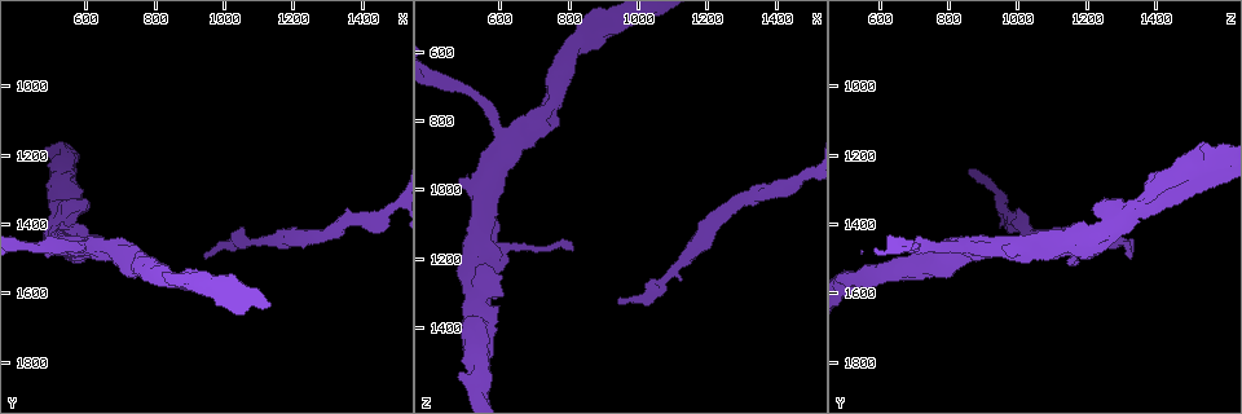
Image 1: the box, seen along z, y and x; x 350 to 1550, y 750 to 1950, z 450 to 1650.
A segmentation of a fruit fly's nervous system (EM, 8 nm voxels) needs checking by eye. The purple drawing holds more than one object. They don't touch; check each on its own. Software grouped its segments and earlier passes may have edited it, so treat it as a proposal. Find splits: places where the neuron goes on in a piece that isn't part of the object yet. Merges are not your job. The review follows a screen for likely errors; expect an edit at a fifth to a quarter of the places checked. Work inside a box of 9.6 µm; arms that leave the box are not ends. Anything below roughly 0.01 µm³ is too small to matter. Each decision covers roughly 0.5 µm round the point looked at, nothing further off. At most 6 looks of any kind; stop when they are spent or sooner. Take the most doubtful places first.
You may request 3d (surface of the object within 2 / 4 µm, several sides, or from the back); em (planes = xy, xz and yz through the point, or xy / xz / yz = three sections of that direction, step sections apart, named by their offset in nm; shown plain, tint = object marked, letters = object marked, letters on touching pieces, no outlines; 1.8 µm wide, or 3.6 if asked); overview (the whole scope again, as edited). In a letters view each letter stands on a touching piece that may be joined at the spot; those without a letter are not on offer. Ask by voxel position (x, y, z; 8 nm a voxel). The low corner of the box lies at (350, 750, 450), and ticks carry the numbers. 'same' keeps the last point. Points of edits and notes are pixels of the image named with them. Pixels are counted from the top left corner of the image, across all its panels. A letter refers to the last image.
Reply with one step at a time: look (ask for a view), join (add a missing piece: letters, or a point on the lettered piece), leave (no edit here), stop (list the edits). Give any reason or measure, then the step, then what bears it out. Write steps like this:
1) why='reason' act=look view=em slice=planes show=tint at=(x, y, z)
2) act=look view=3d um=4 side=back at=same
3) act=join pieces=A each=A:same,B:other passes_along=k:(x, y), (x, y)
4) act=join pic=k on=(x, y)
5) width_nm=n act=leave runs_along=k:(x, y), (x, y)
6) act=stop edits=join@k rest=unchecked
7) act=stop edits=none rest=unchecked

why='branch stops here' act=look view=em slice=xz step=4 show=tint at=(940, 1480, 1320)

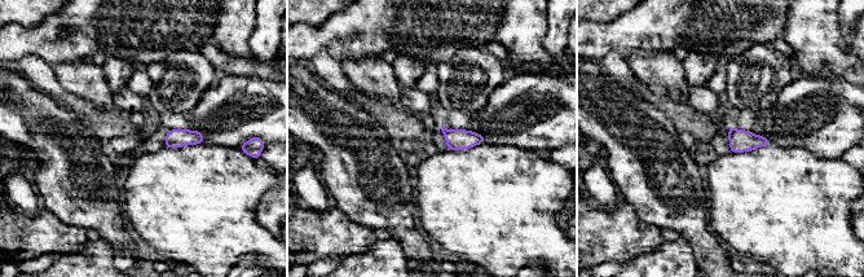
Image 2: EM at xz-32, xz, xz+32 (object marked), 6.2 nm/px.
act=look view=em slice=planes show=letters at=same

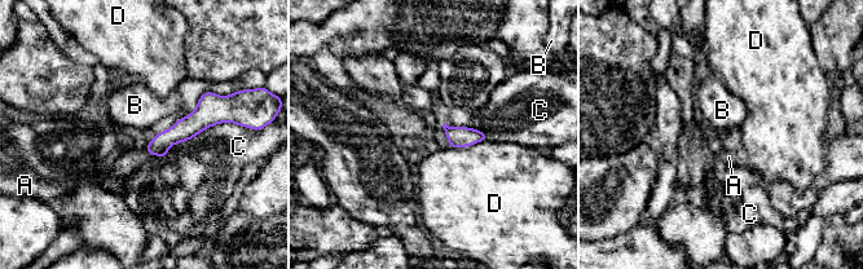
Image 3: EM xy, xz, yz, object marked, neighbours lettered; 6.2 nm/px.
act=join pieces=A each=A:same,B:other,C:other,D:other found='it goes on there'

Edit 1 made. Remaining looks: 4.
why='an open end' act=look view=3d um=2 at=(480, 1480, 970)

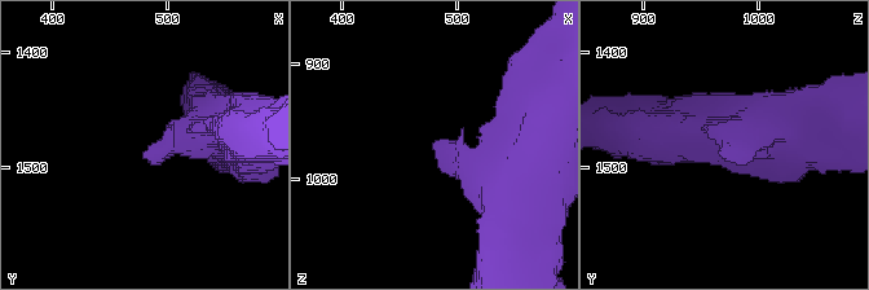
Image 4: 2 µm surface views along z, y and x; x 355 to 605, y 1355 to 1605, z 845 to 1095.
why='need the tissue' act=look view=em slice=xy step=8 show=letters at=(480, 1490, 970)

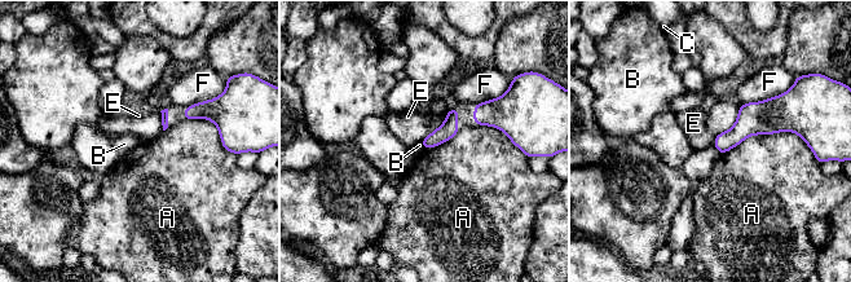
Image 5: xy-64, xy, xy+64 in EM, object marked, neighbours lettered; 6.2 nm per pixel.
why='another direction' act=look view=em slice=planes show=letters at=same

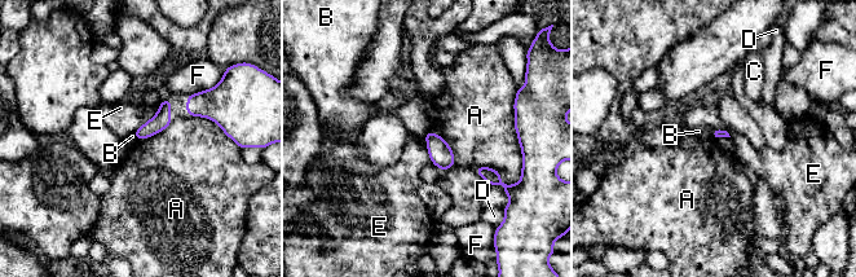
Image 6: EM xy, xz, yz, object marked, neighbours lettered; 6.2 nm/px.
act=leave each=A:other,B:other,C:other,D:other,E:other,F:other border=6:(711, 130), (714, 137) found='no lettered piece goes on from it'

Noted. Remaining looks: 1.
act=stop edits=join@3 rest=unchecked

